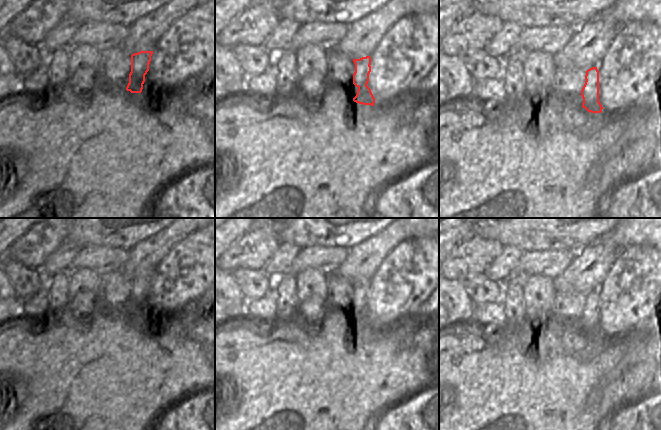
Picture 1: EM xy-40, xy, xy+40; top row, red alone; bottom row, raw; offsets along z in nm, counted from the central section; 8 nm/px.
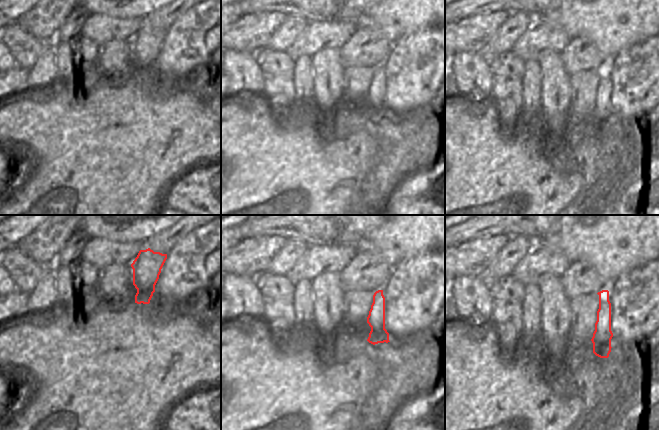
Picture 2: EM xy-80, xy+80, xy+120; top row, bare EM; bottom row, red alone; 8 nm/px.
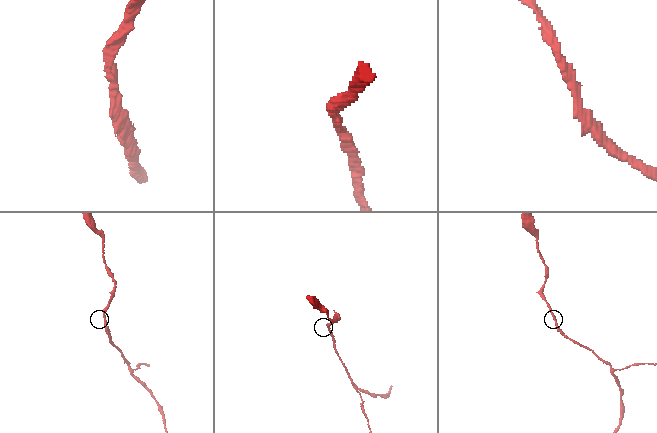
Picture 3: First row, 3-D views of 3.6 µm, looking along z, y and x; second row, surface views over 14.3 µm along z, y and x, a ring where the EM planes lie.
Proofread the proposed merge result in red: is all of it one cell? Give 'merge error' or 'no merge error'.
no merge error

